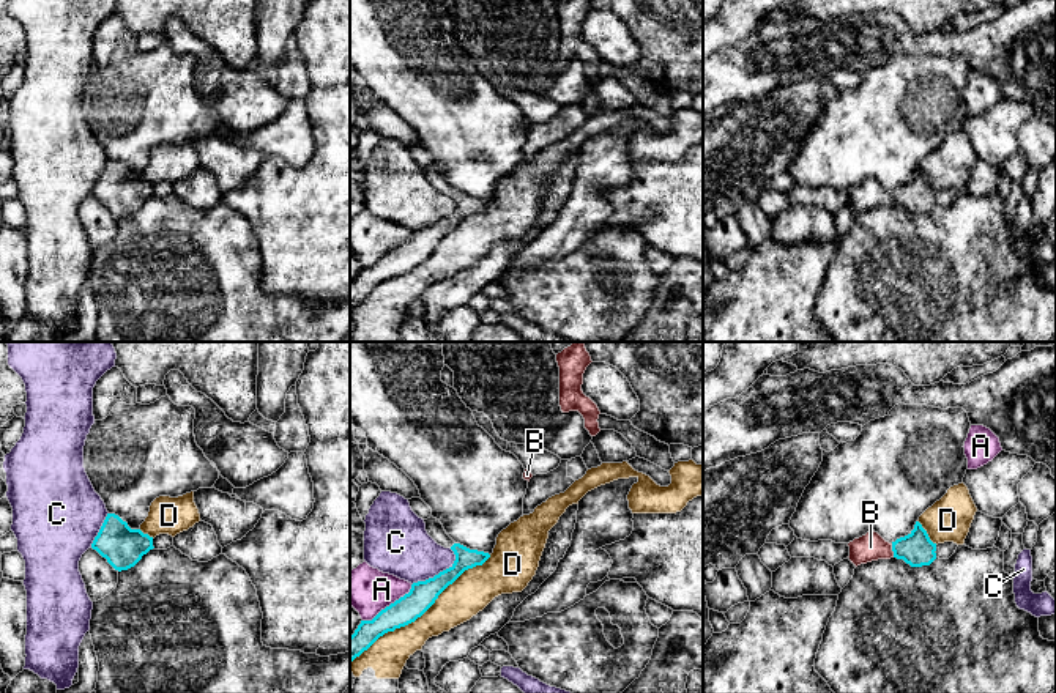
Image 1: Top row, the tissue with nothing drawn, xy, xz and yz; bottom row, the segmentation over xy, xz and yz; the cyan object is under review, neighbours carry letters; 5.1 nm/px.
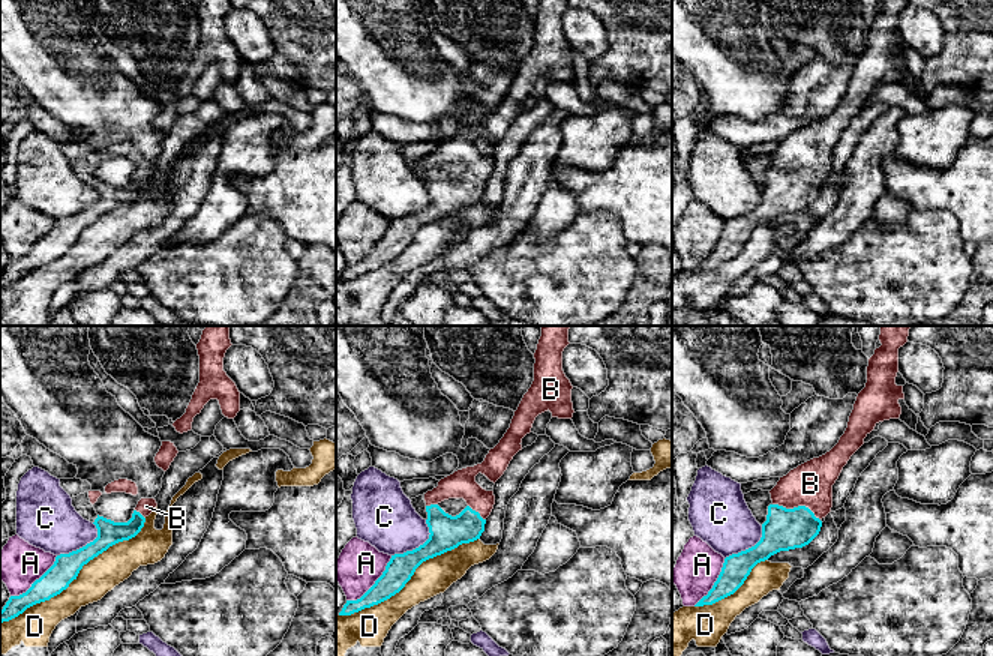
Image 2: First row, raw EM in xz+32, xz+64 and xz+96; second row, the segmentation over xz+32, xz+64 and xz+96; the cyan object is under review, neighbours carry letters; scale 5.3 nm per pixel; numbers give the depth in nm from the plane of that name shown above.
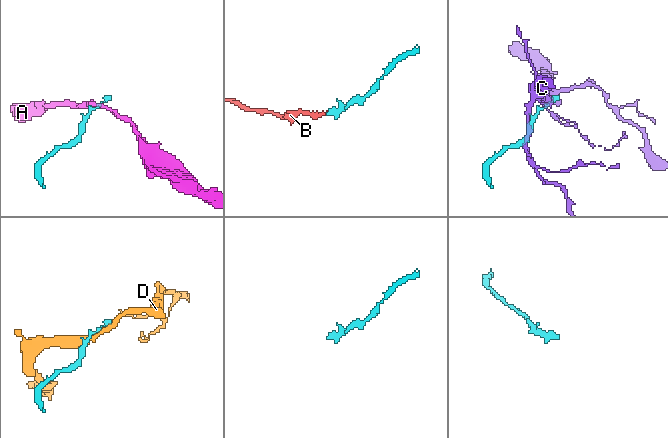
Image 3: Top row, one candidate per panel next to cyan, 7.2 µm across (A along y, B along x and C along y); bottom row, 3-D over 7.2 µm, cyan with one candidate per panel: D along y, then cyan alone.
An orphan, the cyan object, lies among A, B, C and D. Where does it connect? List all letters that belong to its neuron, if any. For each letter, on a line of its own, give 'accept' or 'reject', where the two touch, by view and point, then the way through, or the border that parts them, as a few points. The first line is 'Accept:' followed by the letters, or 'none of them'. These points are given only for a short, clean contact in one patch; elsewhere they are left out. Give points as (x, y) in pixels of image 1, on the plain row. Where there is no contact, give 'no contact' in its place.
Accept: B
A: reject | xz (390, 252)
B: accept | yz (892, 197) | across yz (916, 196), (892, 197), (870, 194)
C: reject | xz (438, 221)
D: reject | xz (420, 263)

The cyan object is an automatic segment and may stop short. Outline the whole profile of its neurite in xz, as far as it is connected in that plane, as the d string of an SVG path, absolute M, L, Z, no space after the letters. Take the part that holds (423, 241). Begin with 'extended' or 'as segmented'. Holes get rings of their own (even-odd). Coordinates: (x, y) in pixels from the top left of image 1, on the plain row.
as segmented; M454 191L451 197L455 208L449 216L426 228L413 230L408 241L381 257L372 268L361 268L350 284L350 312L380 284L421 265L465 217L482 213L490 205L489 200L470 197L460 191Z

